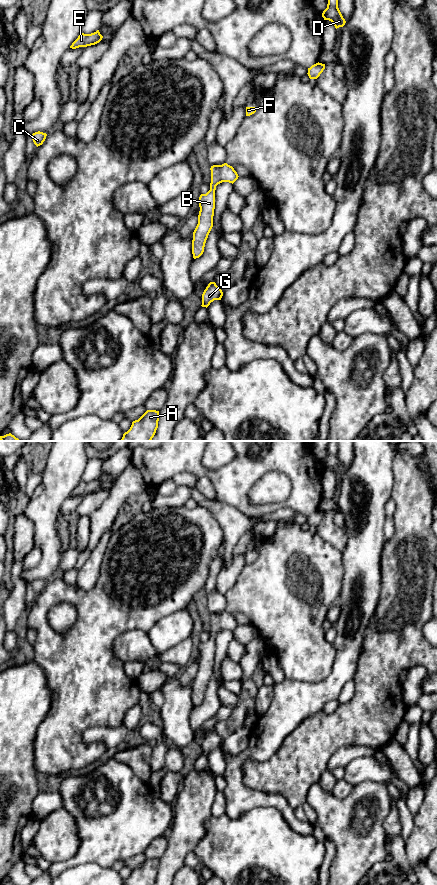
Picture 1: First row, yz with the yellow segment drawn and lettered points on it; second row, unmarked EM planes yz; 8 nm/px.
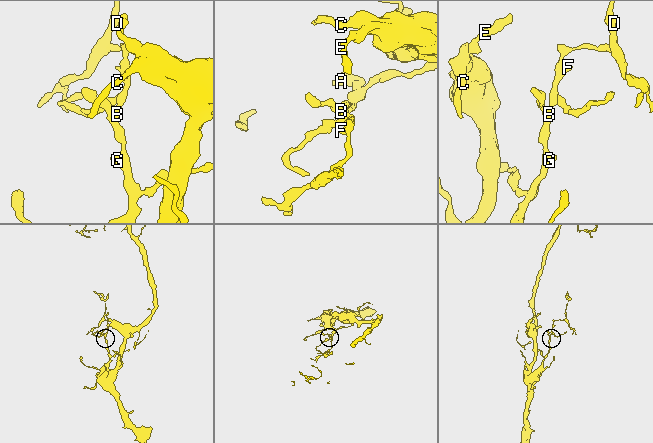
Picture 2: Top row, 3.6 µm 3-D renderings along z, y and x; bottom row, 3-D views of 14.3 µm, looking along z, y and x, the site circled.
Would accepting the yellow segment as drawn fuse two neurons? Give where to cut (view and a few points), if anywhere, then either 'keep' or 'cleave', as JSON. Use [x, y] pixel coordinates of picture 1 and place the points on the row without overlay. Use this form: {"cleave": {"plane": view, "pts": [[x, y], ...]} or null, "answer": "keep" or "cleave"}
{"cleave": null, "answer": "keep"}

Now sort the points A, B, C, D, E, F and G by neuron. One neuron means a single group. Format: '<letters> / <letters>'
A B C D E F G

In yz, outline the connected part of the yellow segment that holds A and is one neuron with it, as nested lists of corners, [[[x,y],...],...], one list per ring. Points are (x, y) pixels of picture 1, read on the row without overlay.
[[[147,858],[138,868],[132,870],[123,885],[154,885],[158,876],[159,859]]]

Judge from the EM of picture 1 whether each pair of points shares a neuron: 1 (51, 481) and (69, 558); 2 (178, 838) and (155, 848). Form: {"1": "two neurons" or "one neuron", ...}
{"1": "two neurons", "2": "two neurons"}

